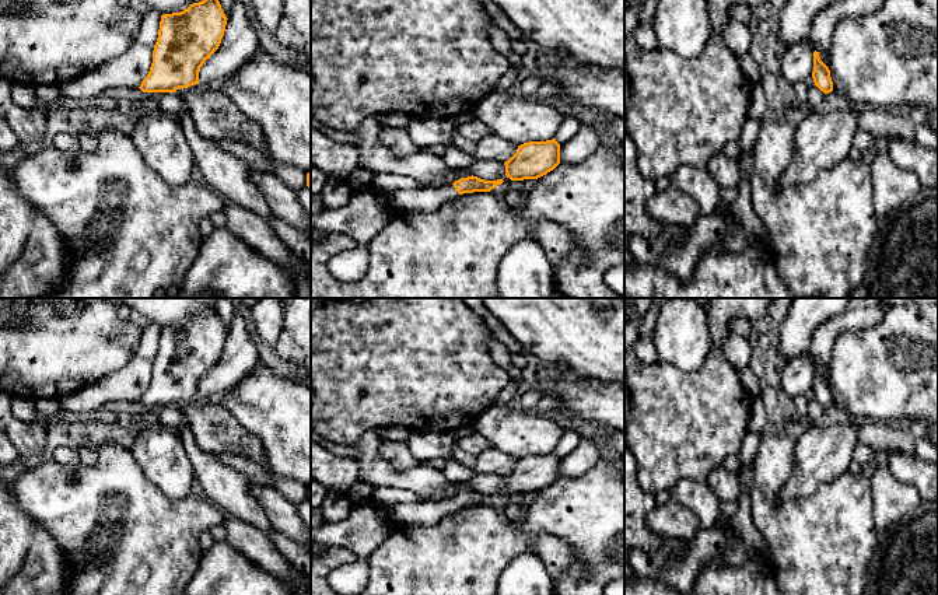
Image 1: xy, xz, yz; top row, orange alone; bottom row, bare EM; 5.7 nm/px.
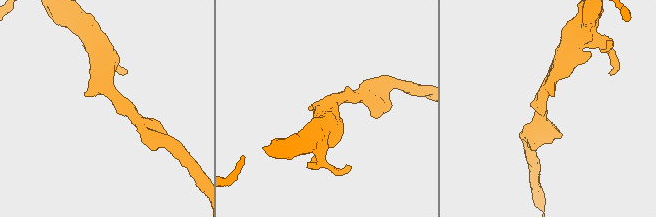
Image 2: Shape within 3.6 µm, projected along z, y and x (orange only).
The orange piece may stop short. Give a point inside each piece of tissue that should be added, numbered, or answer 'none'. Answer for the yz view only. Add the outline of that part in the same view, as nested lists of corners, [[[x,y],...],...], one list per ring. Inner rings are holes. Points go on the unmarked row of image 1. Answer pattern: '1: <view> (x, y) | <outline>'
none

